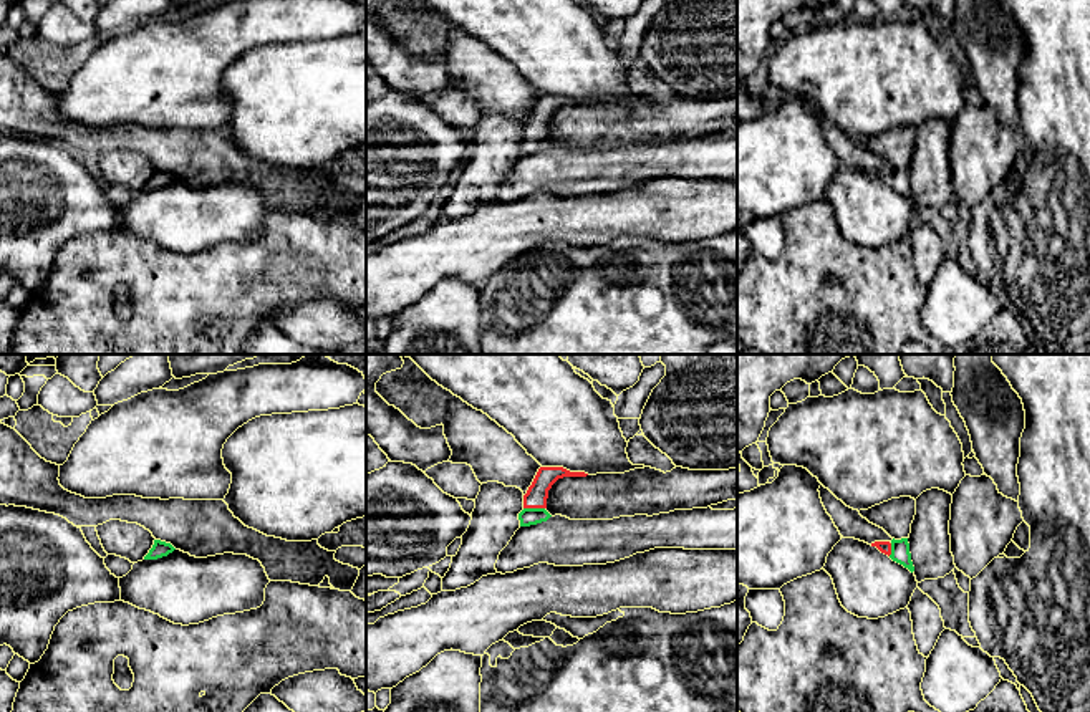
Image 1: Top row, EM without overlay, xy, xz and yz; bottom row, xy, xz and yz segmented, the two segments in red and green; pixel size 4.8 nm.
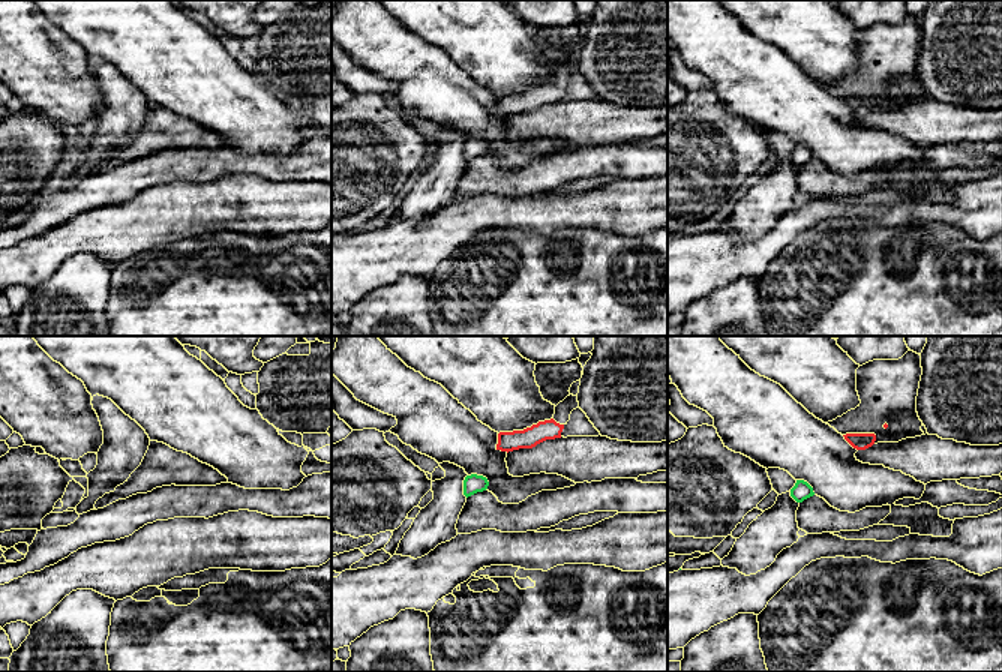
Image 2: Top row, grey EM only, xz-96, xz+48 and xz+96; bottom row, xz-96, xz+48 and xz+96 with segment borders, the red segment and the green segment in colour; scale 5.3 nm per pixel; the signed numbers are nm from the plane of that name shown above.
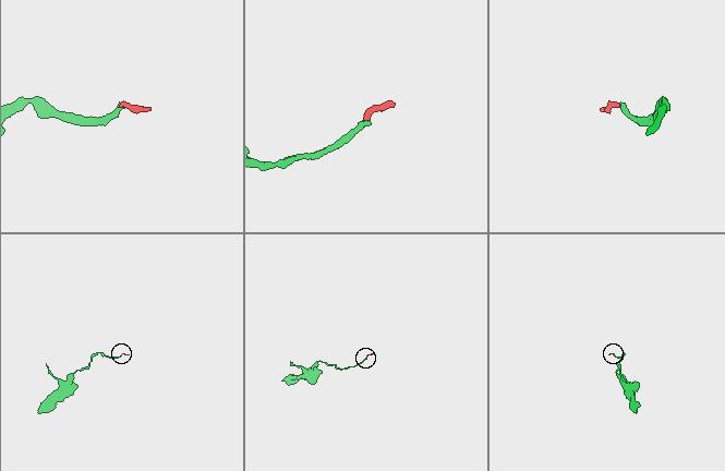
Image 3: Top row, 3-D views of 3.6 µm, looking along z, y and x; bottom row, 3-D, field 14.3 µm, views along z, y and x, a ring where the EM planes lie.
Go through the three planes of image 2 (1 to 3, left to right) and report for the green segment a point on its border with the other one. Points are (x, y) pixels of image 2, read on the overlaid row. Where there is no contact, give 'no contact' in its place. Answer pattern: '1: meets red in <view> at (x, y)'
1: no contact
2: no contact
3: no contact

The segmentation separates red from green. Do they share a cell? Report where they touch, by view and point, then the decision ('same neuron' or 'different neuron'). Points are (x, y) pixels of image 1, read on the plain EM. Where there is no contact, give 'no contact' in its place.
xz (534, 136) | same neuron

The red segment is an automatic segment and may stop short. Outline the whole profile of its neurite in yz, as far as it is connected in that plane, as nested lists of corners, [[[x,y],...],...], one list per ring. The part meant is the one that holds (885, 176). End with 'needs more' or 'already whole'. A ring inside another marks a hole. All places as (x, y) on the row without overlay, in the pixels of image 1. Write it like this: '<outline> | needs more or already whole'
[[[908,167],[891,169],[891,171],[875,171],[871,176],[876,176],[881,182],[888,184],[893,190],[903,194],[911,202],[914,200]]] | needs more

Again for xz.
[[[540,96],[532,114],[523,124],[523,139],[518,142],[520,156],[547,151],[552,144],[545,139],[548,119],[563,106],[586,106],[585,101],[570,101],[563,96]]] | needs more

